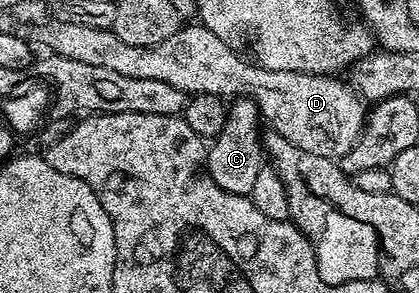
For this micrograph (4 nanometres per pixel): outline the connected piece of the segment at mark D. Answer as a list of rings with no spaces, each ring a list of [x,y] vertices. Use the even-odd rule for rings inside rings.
[[[54,18],[48,19],[43,27],[35,31],[34,42],[45,45],[47,51],[58,54],[63,58],[77,60],[95,67],[105,67],[120,75],[137,79],[154,79],[165,81],[165,85],[173,85],[173,89],[181,89],[185,93],[213,93],[224,97],[252,97],[259,105],[259,111],[270,130],[276,131],[293,145],[305,149],[305,153],[317,153],[317,157],[339,160],[342,155],[349,153],[353,145],[358,142],[365,128],[364,100],[355,87],[343,84],[342,78],[335,75],[314,75],[305,71],[286,71],[285,69],[269,69],[260,67],[254,62],[246,63],[237,52],[231,51],[227,39],[217,37],[208,27],[194,25],[195,27],[180,26],[173,37],[161,41],[153,46],[128,45],[117,37],[113,30],[95,29],[85,21],[63,22]]]

